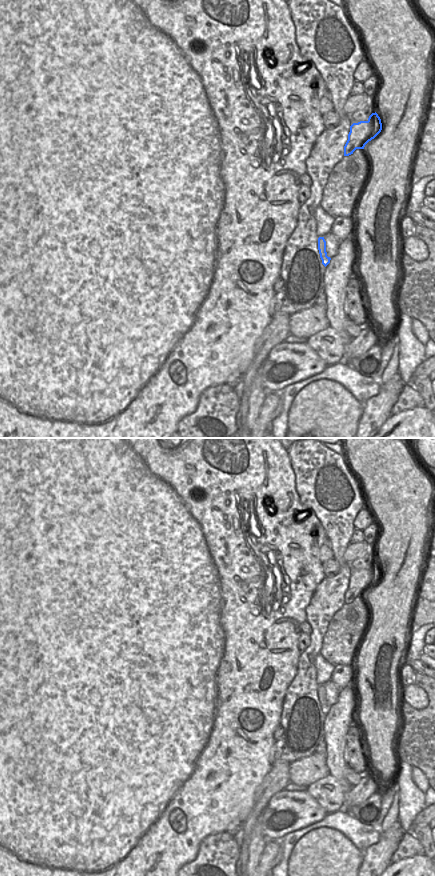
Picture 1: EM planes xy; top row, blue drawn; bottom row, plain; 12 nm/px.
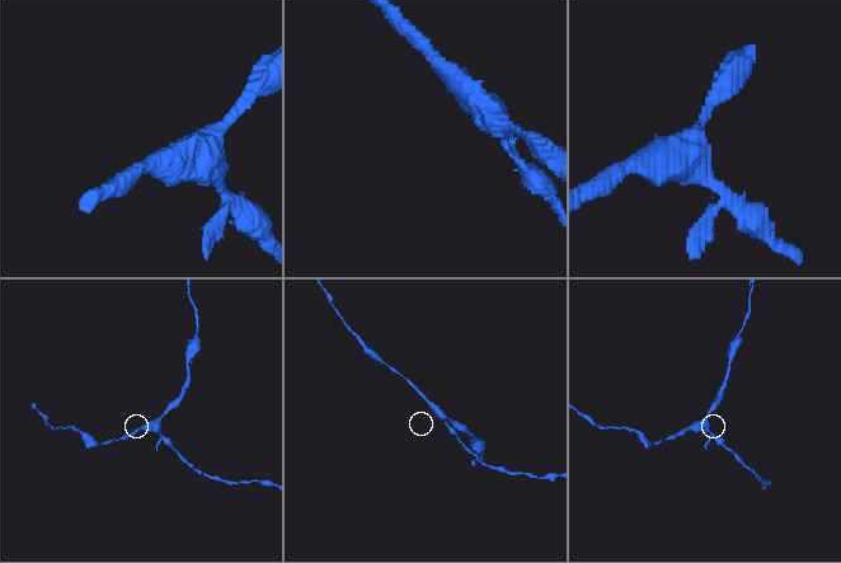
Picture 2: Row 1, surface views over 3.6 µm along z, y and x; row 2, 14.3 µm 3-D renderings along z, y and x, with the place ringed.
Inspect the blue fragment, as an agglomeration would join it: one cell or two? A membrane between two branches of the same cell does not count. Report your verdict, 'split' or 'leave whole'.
leave whole

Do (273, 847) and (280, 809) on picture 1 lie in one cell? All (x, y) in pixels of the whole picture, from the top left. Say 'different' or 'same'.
different

